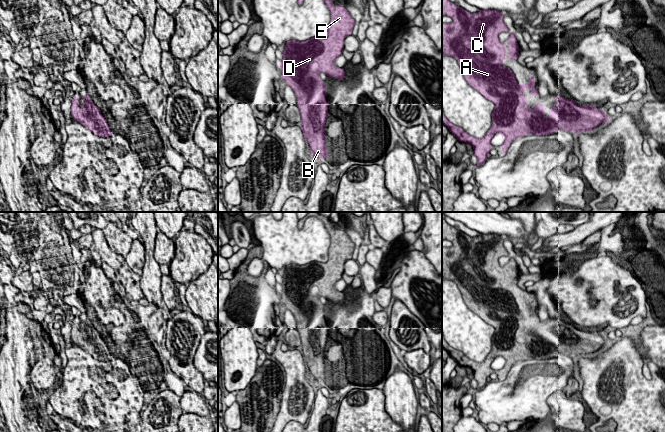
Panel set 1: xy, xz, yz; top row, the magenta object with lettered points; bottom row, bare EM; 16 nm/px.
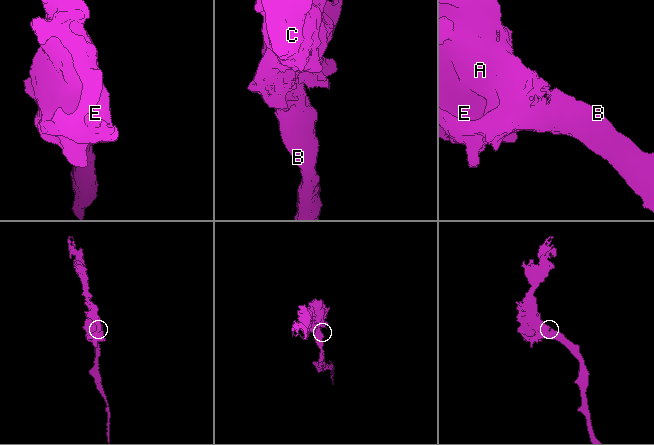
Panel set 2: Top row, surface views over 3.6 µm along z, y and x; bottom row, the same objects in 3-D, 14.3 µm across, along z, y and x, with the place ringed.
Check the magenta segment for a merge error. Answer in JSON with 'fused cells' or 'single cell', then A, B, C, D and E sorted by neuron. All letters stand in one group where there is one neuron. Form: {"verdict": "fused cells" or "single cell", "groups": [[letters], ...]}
{"verdict": "single cell", "groups": [["A", "B", "C", "D", "E"]]}

